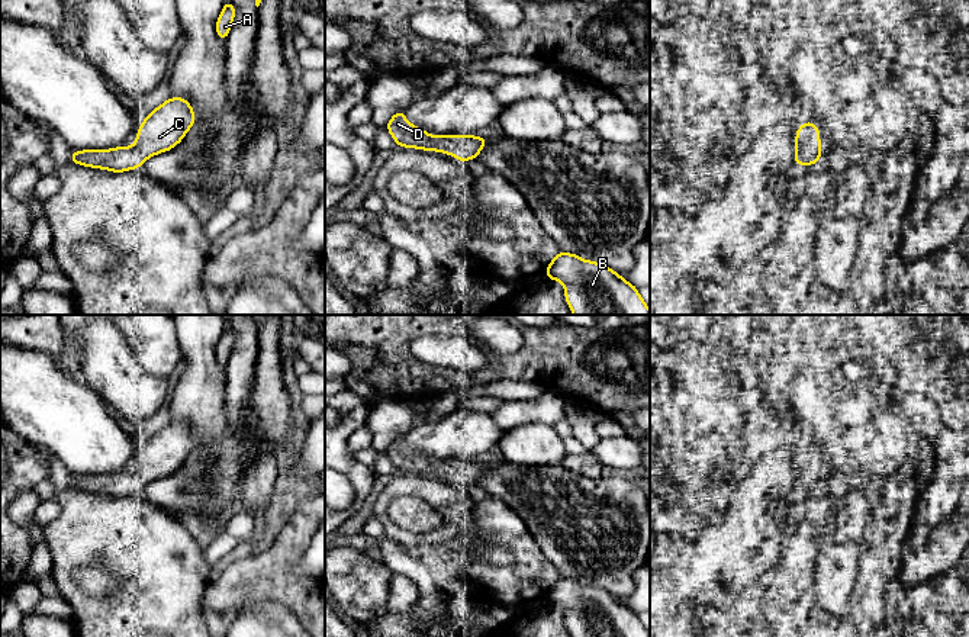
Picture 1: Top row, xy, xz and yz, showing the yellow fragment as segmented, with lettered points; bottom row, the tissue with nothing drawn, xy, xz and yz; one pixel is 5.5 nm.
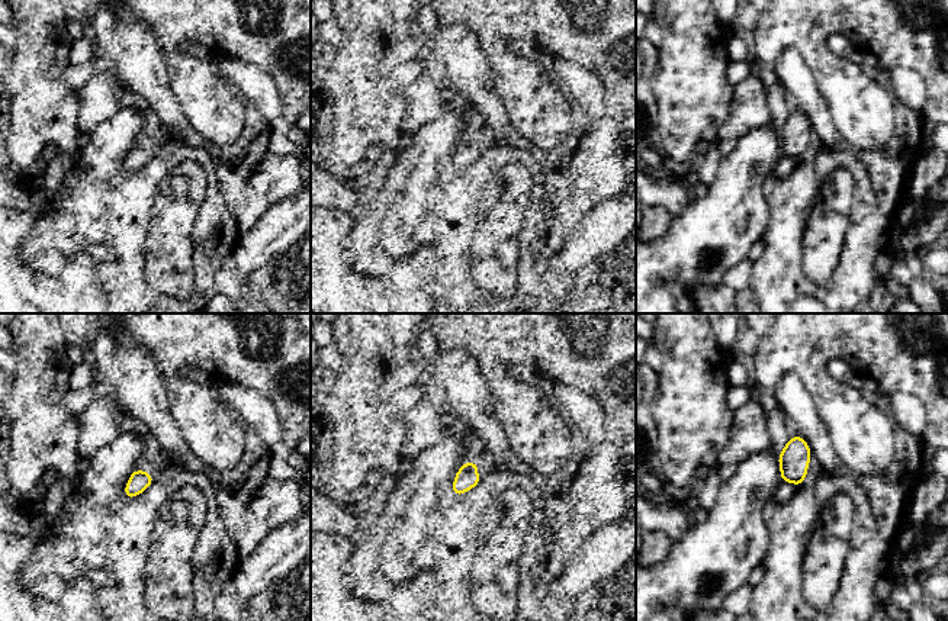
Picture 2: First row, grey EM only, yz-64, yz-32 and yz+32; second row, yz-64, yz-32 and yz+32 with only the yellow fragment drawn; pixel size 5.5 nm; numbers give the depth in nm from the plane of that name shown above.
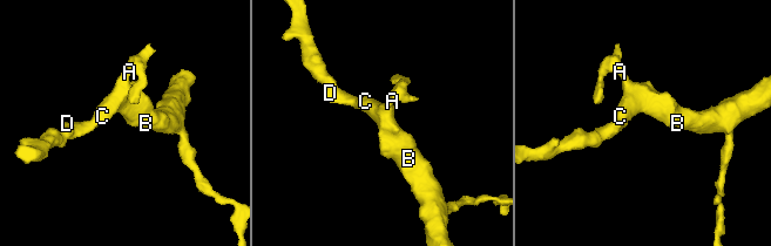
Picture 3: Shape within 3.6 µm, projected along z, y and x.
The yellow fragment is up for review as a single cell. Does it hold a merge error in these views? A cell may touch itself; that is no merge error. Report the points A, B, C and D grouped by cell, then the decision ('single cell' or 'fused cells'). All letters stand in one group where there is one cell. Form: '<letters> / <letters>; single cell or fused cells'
A B C D; single cell

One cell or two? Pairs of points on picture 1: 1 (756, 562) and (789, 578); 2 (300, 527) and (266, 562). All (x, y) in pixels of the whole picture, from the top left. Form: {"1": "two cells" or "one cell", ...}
{"1": "two cells", "2": "one cell"}

